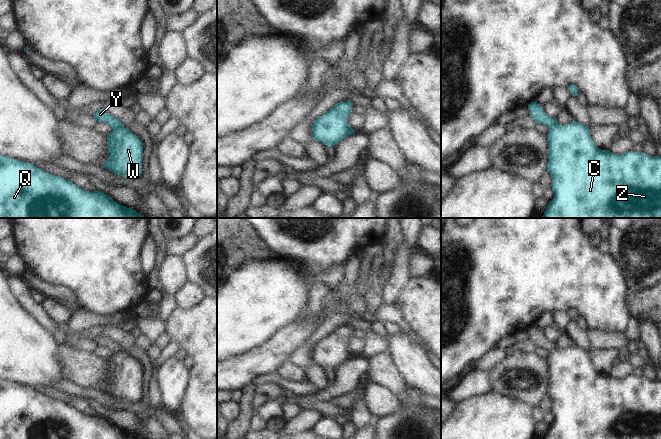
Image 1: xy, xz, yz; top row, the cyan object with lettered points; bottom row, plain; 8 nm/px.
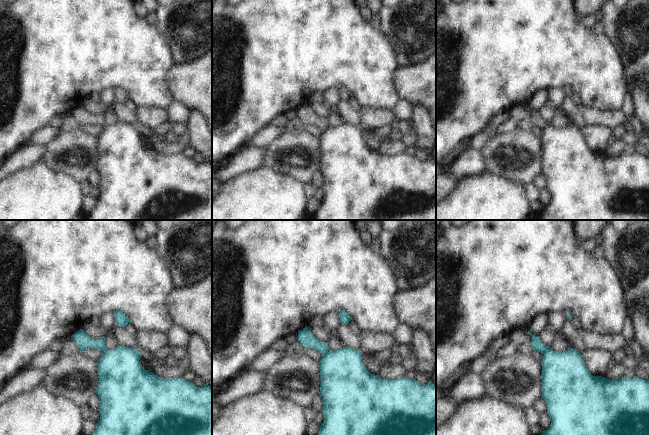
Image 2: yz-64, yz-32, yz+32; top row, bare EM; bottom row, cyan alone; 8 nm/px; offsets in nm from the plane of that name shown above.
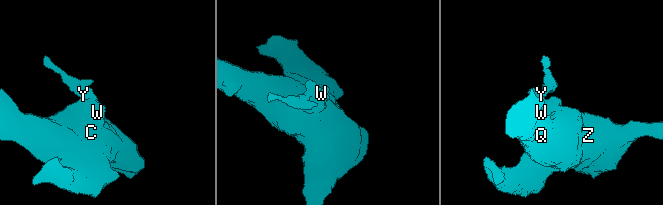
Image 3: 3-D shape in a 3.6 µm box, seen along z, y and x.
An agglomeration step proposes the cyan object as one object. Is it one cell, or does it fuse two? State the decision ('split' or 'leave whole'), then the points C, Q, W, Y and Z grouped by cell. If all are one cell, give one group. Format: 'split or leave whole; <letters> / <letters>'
split; C Q W Z / Y

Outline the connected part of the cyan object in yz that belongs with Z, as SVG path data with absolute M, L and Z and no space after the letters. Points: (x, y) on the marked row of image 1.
M579 122L561 126L554 124L547 134L547 170L553 179L551 187L555 193L541 218L661 218L661 157L644 152L629 151L612 154L596 147L589 127Z

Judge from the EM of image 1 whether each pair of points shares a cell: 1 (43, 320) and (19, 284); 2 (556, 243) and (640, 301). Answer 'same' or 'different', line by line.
1: same
2: different

